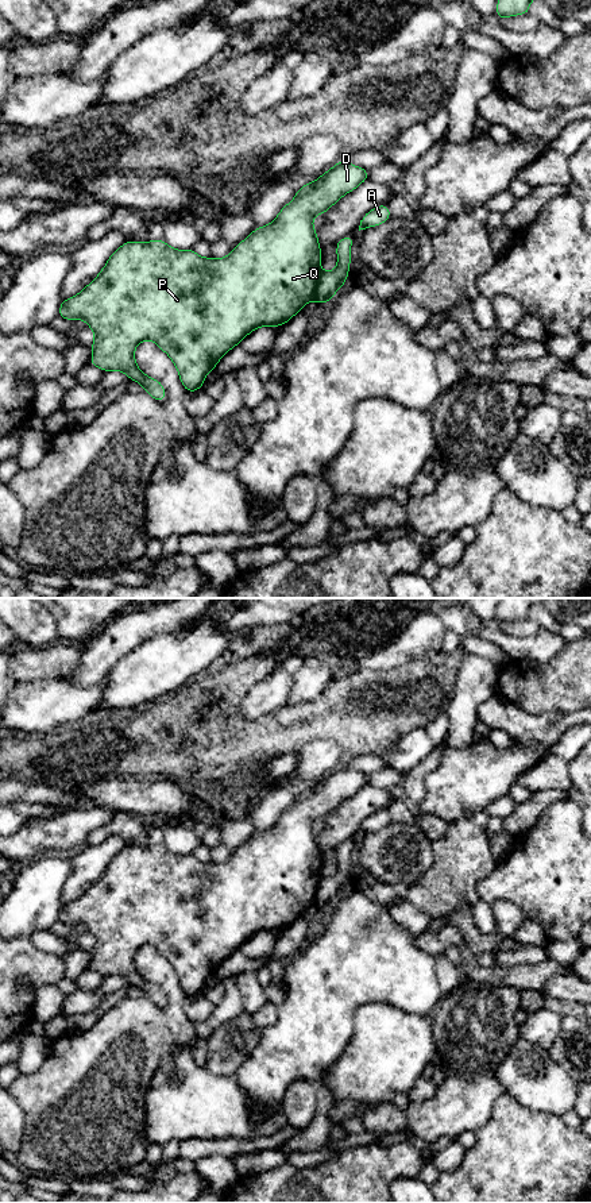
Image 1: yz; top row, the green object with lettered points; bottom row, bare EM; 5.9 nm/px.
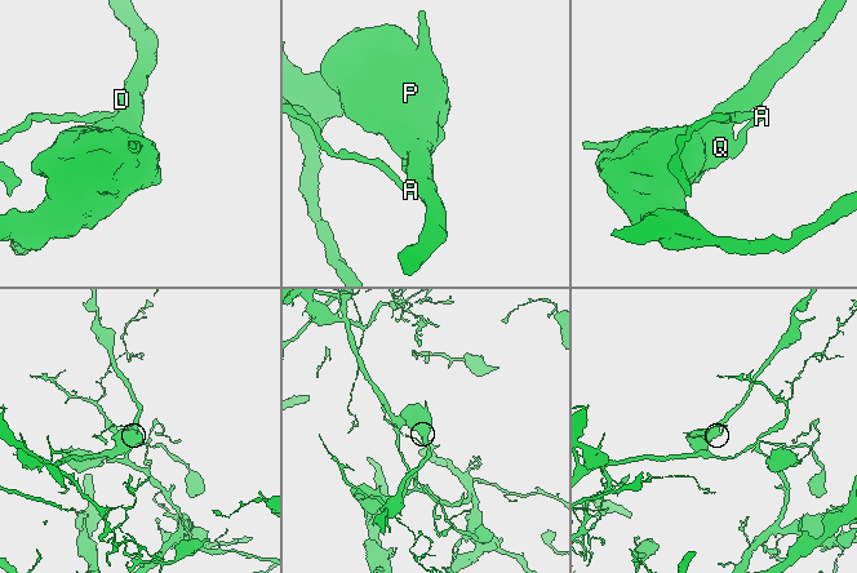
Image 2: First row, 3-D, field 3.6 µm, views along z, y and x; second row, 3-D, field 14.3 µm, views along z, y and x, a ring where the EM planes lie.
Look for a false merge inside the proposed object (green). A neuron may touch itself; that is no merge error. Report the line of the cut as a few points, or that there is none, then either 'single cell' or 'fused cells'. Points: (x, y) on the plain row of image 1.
cut in yz along (321, 876), (312, 903); fused cells

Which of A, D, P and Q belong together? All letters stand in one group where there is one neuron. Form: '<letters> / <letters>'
A / D P Q

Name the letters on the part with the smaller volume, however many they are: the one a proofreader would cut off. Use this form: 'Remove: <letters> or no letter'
Remove: A

